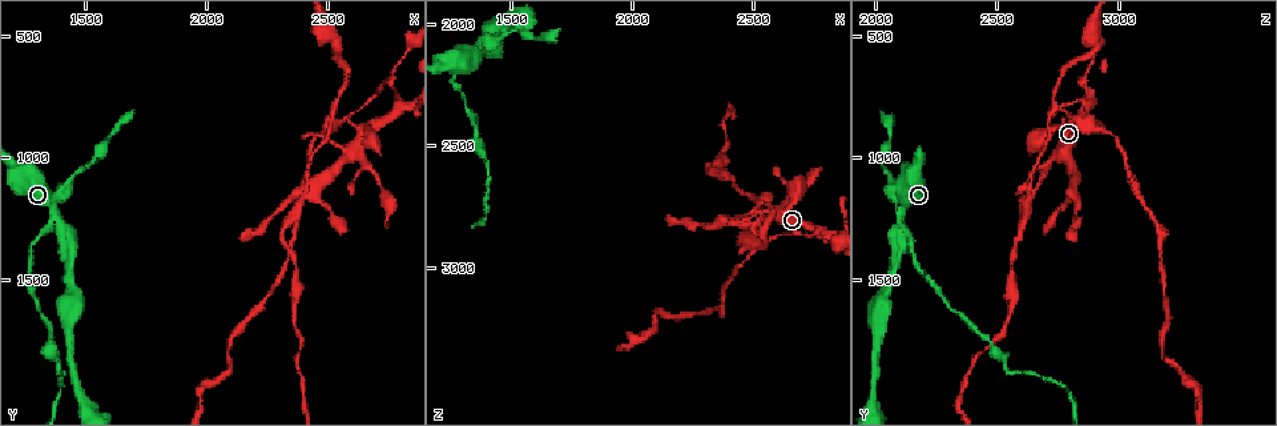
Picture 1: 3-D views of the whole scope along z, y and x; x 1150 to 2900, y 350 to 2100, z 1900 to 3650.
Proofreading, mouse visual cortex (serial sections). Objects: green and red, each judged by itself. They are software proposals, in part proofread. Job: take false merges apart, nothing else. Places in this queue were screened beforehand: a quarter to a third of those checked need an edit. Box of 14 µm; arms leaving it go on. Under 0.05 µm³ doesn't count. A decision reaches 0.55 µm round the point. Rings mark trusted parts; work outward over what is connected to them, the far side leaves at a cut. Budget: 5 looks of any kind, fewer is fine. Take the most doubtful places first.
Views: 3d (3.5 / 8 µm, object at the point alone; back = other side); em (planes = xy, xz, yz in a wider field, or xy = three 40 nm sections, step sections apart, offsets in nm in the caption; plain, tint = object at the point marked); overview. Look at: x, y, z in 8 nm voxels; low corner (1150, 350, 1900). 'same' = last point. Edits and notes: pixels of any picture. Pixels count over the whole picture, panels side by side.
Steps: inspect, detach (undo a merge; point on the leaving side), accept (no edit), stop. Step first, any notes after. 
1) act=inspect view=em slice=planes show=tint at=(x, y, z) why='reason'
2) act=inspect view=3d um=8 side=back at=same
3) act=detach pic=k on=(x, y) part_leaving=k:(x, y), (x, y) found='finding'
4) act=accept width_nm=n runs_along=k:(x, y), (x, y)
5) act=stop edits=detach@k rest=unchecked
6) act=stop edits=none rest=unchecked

act=inspect view=3d um=8 at=(2750, 700, 2850) why='abrupt turn'

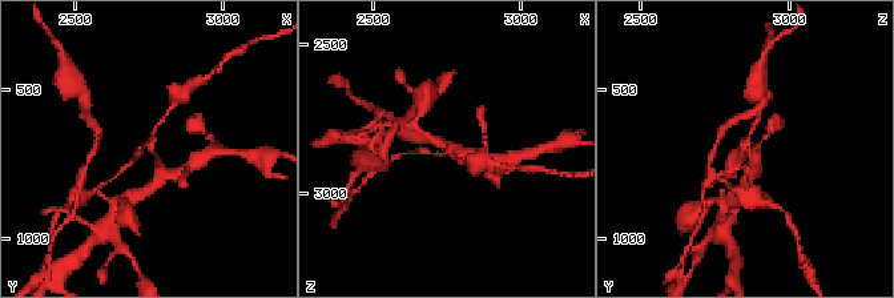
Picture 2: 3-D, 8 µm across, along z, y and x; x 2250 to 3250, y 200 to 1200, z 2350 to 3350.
act=inspect view=3d um=3.5 side=back at=(2750, 710, 2860) why='closer look'

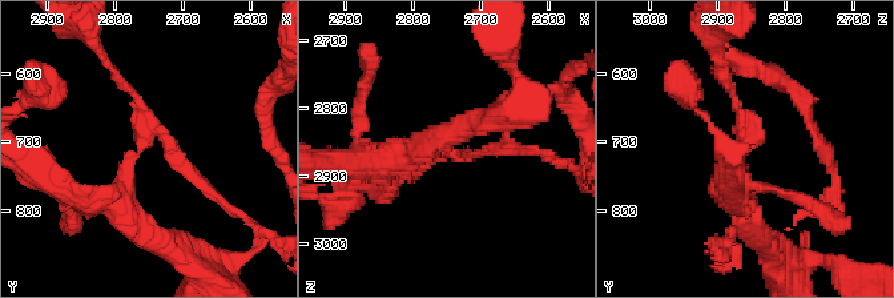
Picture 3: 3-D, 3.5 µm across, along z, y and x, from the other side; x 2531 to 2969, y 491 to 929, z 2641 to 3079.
act=inspect view=em slice=xy step=1 show=tint at=(2755, 700, 2855) arms=3 arm_widths_nm=150,150,300

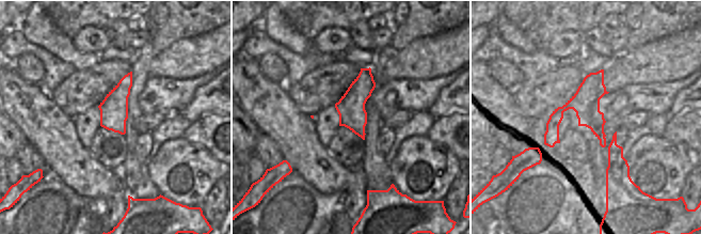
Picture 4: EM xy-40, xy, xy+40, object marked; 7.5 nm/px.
act=detach pic=3 on=(182, 164) part_leaving=3:(137, 150), (157, 135), (236, 212) found='two cells meet here'

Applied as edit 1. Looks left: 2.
act=inspect view=3d um=3.5 at=(1390, 1250, 2110)

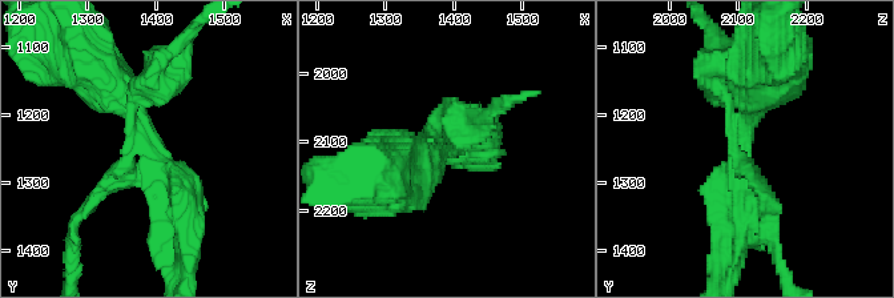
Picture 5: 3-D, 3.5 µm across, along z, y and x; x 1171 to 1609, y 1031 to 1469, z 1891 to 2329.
act=inspect view=em slice=xy step=3 show=tint at=(1380, 1240, 2100)

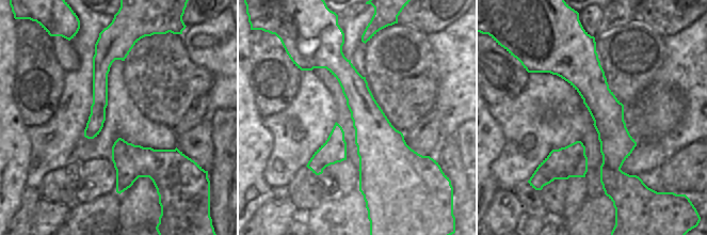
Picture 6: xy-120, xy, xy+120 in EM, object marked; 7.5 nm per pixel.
act=detach pic=5 on=(160, 85) found='two cells meet here'

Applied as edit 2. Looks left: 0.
act=stop edits=detach@3,detach@5 rest=unchecked

